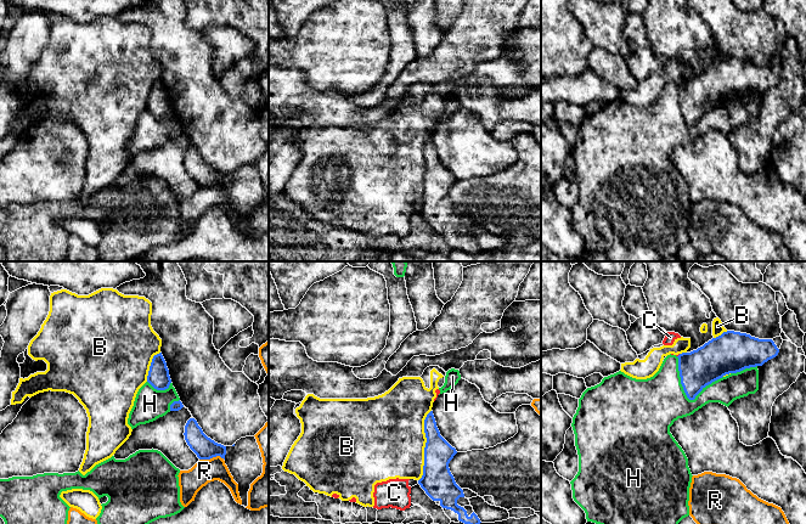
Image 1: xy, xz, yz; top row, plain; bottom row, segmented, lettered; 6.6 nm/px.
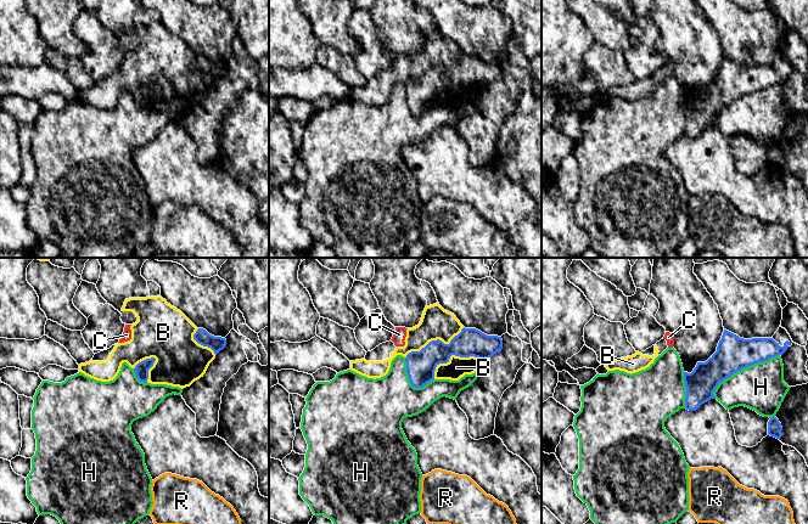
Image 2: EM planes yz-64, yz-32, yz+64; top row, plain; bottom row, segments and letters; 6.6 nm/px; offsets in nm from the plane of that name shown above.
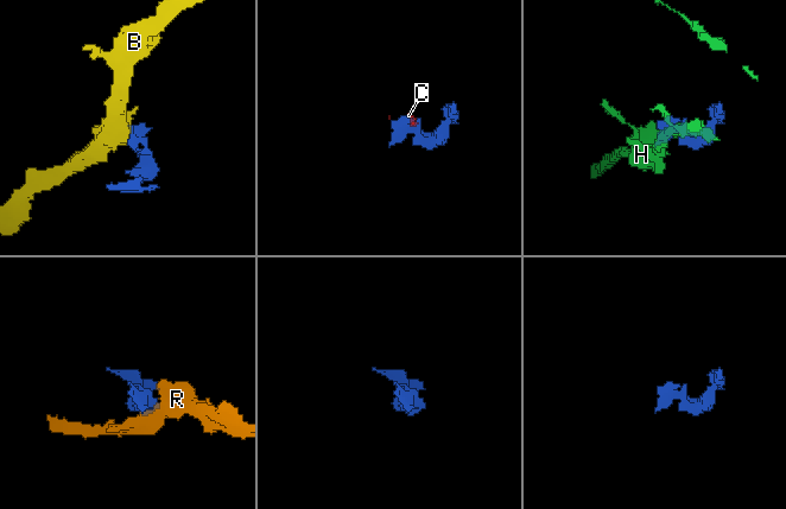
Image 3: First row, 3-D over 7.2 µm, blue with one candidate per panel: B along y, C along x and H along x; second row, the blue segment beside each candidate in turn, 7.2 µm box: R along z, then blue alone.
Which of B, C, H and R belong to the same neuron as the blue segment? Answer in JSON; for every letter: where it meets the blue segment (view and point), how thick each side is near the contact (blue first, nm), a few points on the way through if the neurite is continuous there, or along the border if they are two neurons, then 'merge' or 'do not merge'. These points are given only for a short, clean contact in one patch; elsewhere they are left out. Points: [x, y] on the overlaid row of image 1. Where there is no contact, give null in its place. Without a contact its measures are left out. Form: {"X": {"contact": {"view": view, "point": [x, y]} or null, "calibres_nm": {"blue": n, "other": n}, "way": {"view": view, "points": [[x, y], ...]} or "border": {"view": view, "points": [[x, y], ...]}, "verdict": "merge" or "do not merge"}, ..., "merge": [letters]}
{"B": {"contact": {"view": "xz", "point": [426, 445]}, "calibres_nm": {"blue": 200, "other": 480}, "verdict": "do not merge"}, "C": {"contact": {"view": "yz", "point": [678, 355]}, "calibres_nm": {"blue": 260, "other": 20}, "verdict": "do not merge"}, "H": {"contact": {"view": "yz", "point": [686, 394]}, "calibres_nm": {"blue": 260, "other": 360}, "verdict": "do not merge"}, "R": {"contact": {"view": "xy", "point": [212, 457]}, "calibres_nm": {"blue": 150, "other": 160}, "verdict": "do not merge"}, "merge": []}

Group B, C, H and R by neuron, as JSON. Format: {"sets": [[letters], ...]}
{"sets": [["B", "C"], ["H"], ["R"]]}

